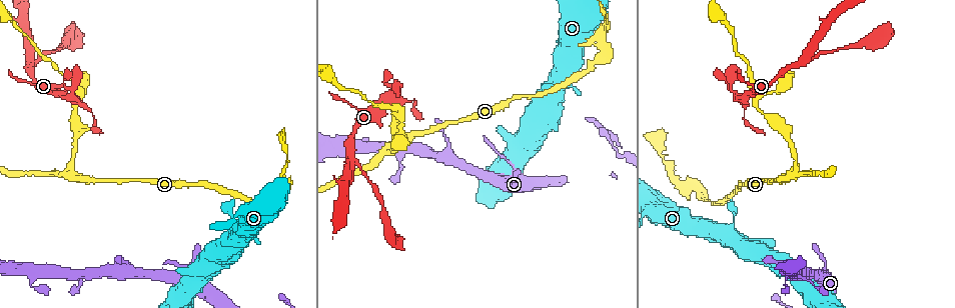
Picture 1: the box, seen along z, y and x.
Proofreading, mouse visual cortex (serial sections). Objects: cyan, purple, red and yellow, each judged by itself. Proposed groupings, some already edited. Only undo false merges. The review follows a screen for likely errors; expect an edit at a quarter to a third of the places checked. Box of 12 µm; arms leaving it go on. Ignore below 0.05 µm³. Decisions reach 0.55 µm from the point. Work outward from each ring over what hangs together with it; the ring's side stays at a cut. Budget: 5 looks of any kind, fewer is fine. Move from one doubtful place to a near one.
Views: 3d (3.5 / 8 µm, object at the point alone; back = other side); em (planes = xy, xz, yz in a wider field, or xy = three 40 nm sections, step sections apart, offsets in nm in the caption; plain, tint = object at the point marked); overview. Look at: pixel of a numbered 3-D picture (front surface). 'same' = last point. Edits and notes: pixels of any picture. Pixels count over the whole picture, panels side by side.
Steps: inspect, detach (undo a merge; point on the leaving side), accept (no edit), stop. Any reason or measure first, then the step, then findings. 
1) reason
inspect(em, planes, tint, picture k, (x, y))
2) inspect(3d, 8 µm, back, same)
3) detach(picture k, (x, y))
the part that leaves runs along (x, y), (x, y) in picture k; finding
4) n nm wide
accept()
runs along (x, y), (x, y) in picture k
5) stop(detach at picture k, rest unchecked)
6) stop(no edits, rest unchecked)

sharp bend
inspect(em, xy, step 5, tint, picture 1, (73, 78))

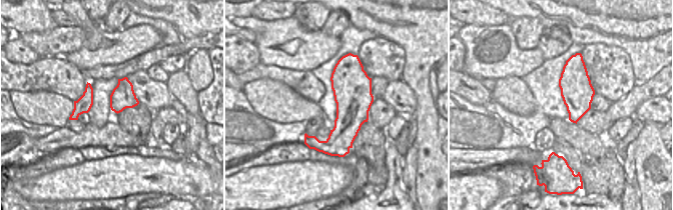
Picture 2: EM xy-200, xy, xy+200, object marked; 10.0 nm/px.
wider look
inspect(3d, 3.5 µm, same)

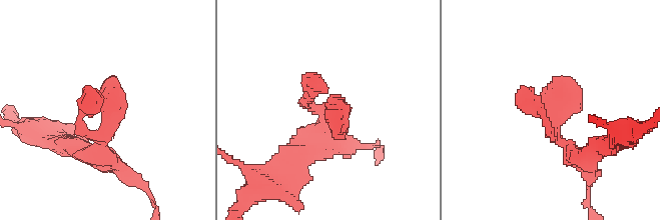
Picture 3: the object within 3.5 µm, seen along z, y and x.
400 nm wide
accept()
runs along (355, 57), (349, 122), (327, 145), (311, 146) in picture 2; all the same cell

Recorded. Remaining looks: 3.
inspect(3d, 3.5 µm, picture 1, (351, 157))

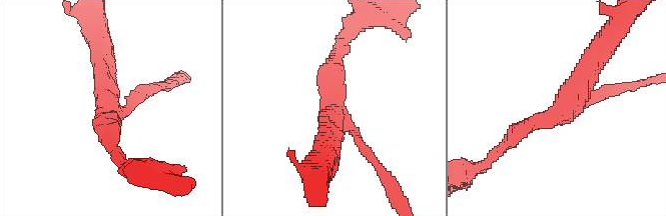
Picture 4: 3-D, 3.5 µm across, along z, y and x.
need the tissue
inspect(em, planes, tint, picture 4, (110, 112))

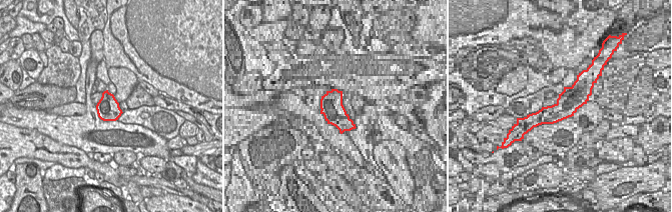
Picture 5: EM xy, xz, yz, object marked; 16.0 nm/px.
3 arms
accept()
runs along (508, 143), (559, 115), (597, 57) in picture 4; all the same cell

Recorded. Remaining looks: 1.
stop(no edits, rest unchecked)

